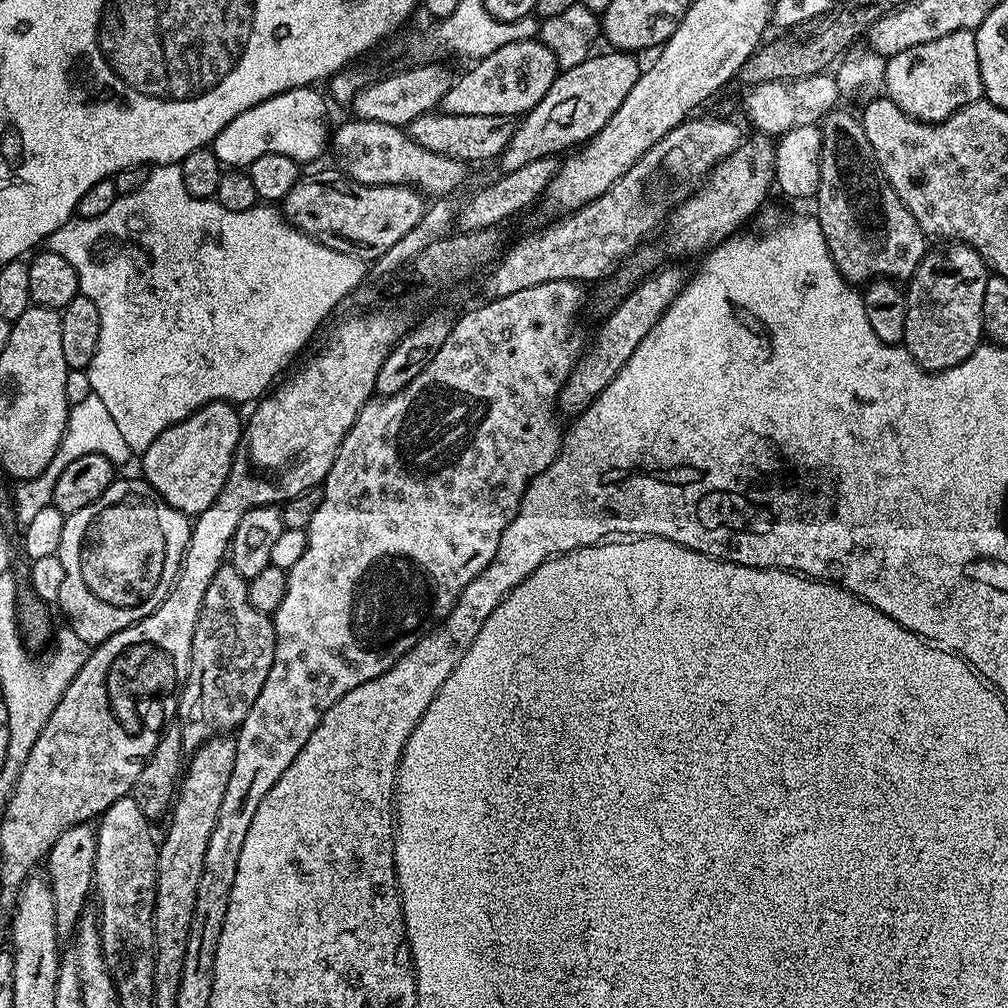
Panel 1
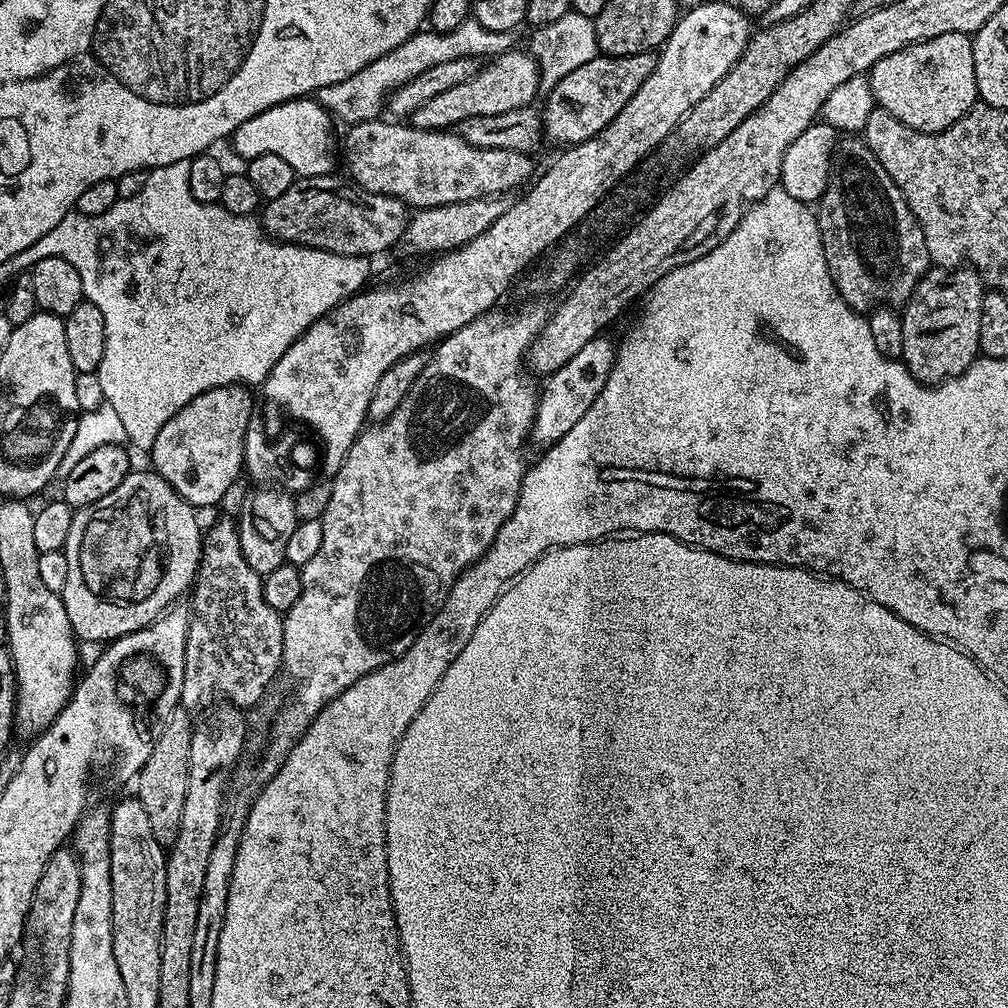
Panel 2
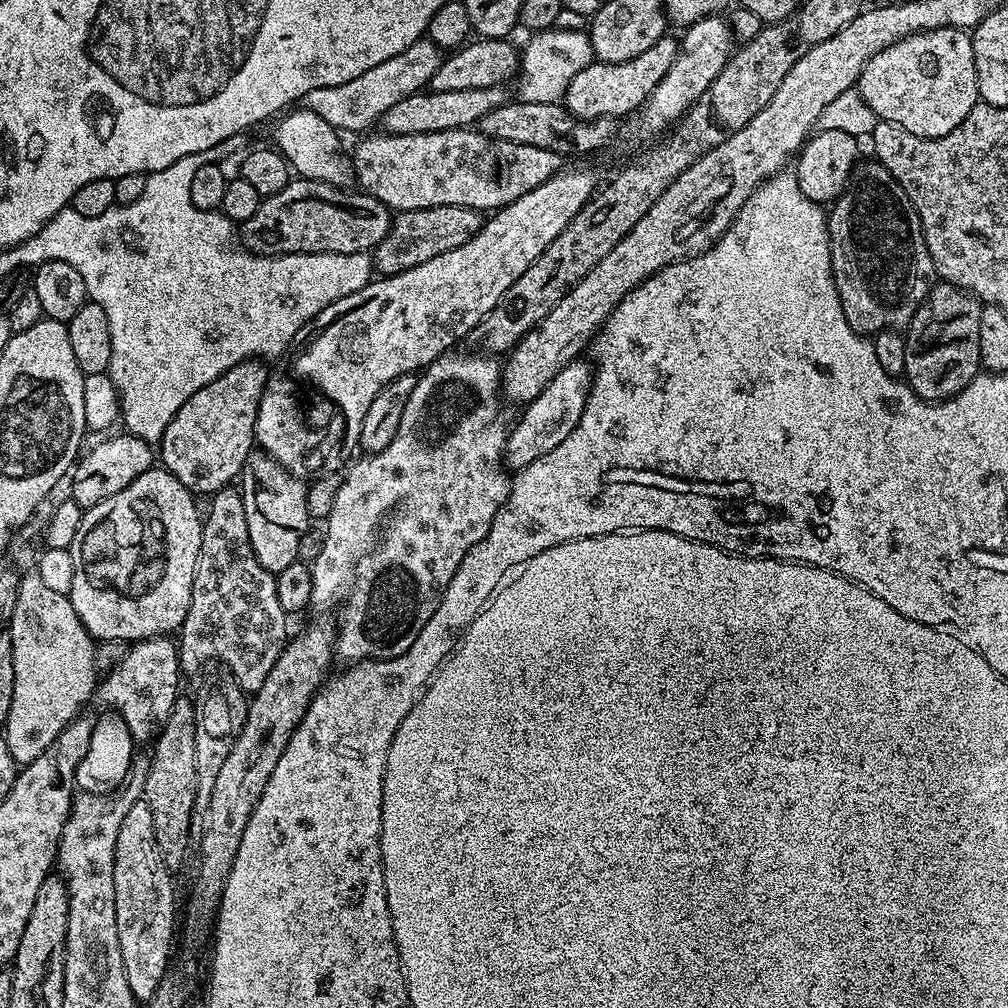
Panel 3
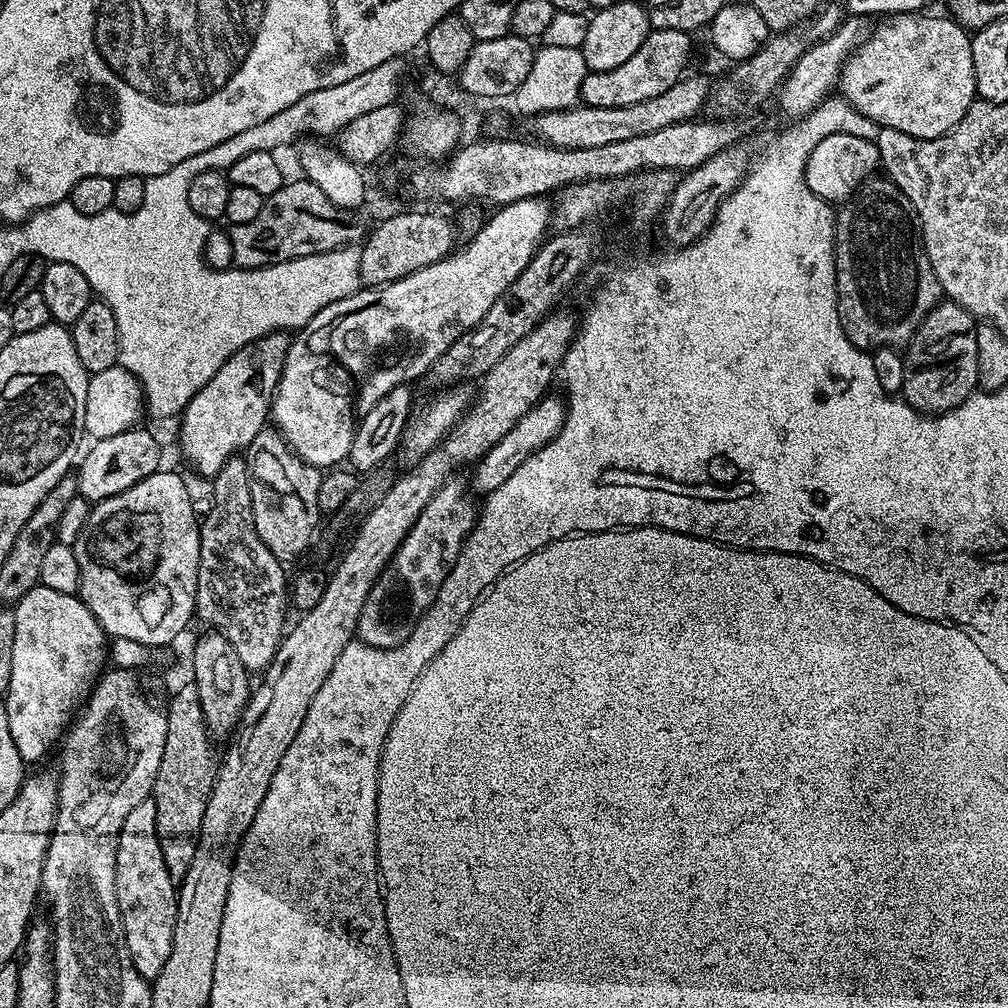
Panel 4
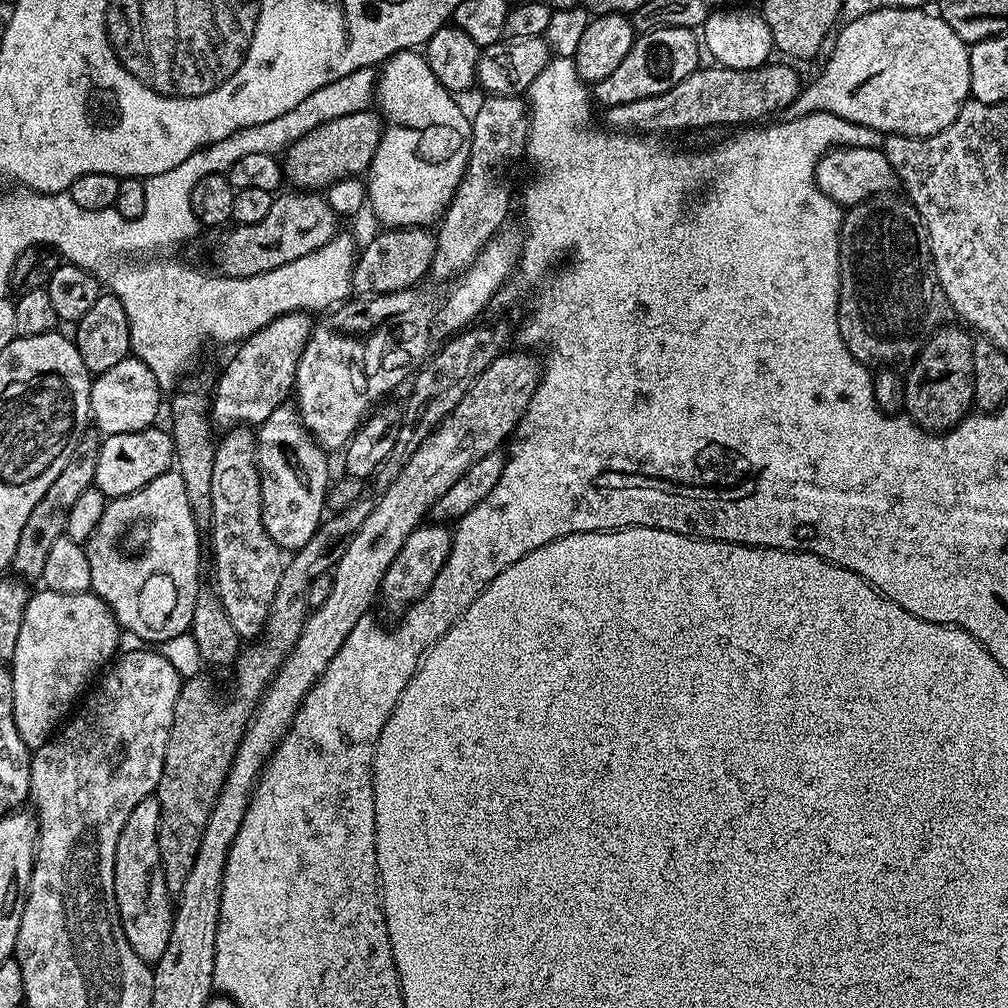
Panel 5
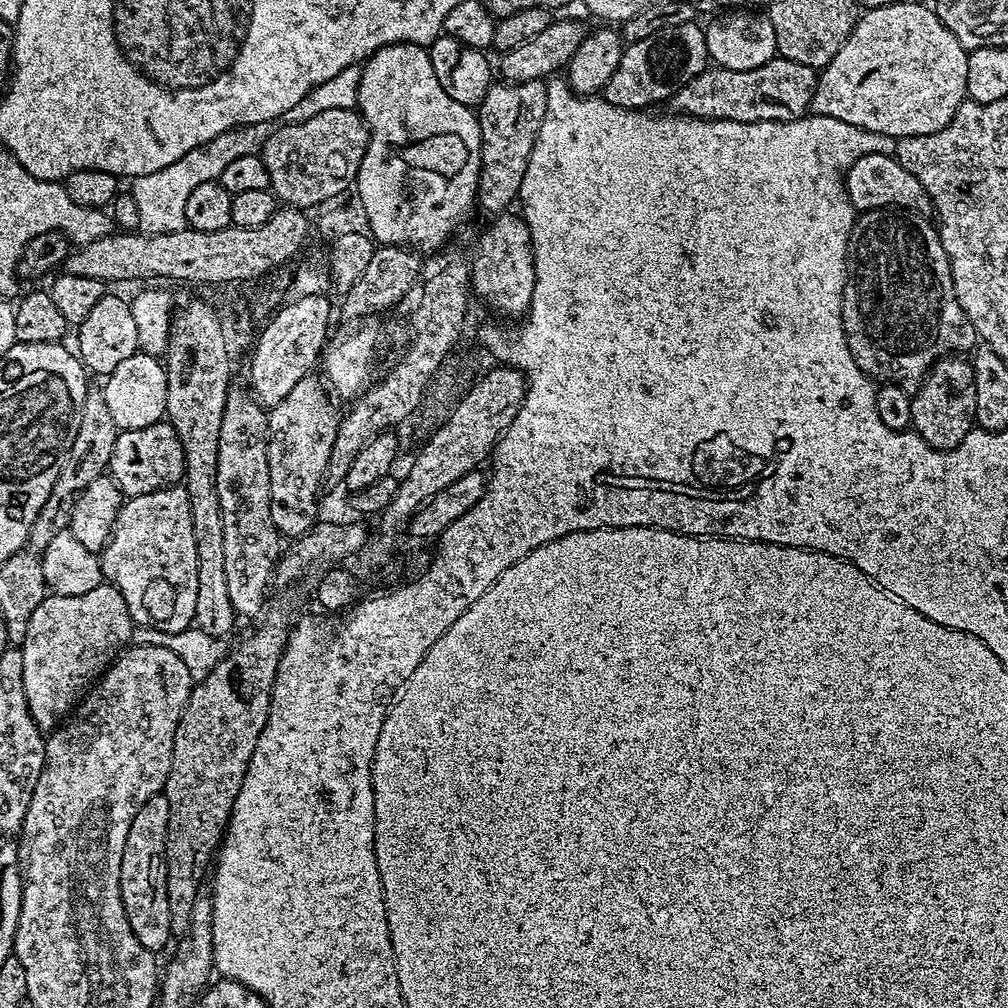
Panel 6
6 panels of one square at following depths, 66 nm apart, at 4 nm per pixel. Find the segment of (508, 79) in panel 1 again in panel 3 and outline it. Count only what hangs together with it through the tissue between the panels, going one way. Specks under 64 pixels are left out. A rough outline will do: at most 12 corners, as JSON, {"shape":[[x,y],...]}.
{"shape":[[505,89],[429,91],[382,117],[390,135],[467,129]]}

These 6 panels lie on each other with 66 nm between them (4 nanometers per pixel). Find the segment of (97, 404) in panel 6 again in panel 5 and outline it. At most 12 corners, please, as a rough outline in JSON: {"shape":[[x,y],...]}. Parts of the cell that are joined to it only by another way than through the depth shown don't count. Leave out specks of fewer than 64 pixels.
{"shape":[[80,437],[18,534],[11,571],[40,580],[70,510],[96,483],[101,437]]}

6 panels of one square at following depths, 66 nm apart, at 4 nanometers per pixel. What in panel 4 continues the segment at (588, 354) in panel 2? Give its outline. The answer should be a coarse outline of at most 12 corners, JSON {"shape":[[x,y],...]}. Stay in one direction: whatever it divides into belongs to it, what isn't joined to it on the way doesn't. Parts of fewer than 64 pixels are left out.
{"shape":[[545,395],[471,469],[489,496],[562,430],[566,404]]}

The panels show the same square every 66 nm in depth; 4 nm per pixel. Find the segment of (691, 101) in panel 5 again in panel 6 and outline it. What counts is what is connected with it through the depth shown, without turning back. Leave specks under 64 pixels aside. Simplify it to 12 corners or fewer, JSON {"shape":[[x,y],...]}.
{"shape":[[775,56],[712,66],[668,101],[736,122],[807,115],[817,69]]}

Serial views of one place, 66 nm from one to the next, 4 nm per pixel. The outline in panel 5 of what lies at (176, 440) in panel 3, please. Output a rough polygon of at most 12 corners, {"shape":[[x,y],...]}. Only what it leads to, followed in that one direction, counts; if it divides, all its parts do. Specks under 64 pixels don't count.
{"shape":[[309,313],[274,318],[216,380],[220,430],[259,426],[289,399]]}

